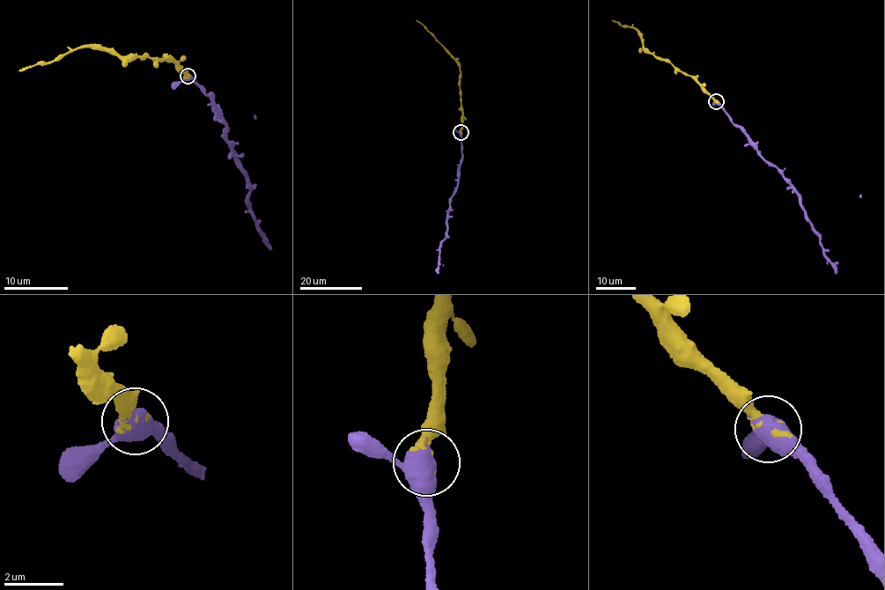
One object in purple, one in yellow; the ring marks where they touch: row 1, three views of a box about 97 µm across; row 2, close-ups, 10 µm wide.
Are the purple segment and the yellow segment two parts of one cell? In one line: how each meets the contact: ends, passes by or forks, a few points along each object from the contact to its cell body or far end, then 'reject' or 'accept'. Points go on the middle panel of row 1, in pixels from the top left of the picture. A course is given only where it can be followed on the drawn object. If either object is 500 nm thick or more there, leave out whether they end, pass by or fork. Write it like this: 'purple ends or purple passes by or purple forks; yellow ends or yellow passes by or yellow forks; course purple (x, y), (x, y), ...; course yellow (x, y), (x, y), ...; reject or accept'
course purple (460, 132), (462, 154), (455, 193), (451, 196), (446, 218), (446, 238), (439, 248), (438, 274); course yellow (460, 132), (463, 120), (460, 66), (432, 33), (416, 20); accept

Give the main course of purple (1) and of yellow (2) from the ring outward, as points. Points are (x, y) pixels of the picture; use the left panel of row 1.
1: (188, 77), (209, 92), (214, 108), (228, 130), (224, 134), (250, 191), (247, 203), (257, 232), (269, 248)
2: (188, 77), (165, 59), (158, 62), (148, 56), (142, 60), (136, 56), (129, 60), (86, 47), (18, 71)

